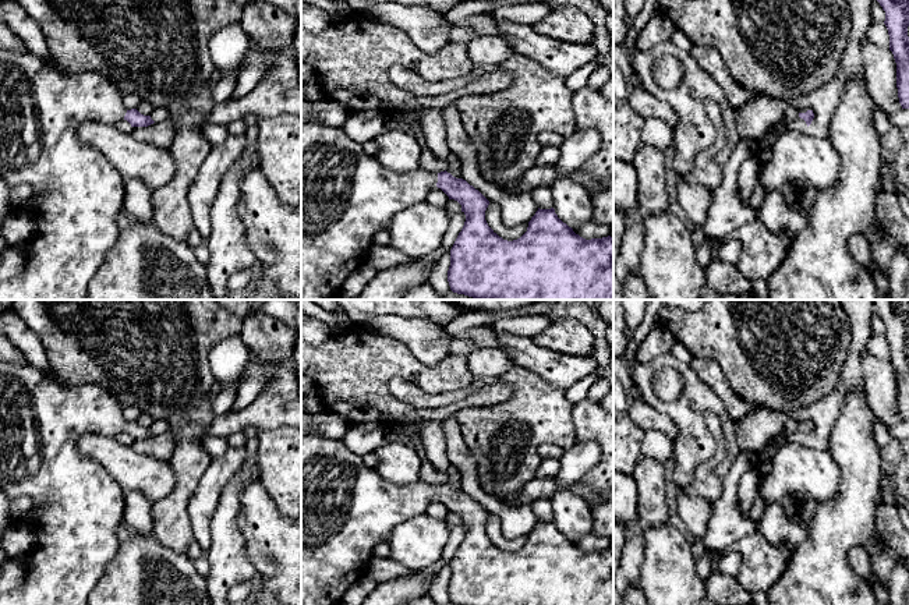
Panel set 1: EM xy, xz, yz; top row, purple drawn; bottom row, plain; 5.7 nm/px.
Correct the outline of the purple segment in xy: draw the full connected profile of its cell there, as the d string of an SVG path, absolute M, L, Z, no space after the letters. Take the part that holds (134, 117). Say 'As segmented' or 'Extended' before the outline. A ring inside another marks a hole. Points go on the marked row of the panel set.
Extended. M0 49L0 176L10 187L21 184L31 184L33 187L33 197L40 197L38 206L29 210L35 223L35 230L28 240L28 254L25 255L25 266L20 276L0 283L0 300L86 300L88 284L99 266L103 263L109 251L119 240L120 229L117 226L117 216L124 212L125 181L109 160L96 149L85 145L78 138L78 128L86 121L99 121L103 124L117 124L127 120L131 127L148 127L155 121L151 116L141 114L137 109L127 110L123 105L123 93L110 82L109 78L96 72L81 72L66 75L47 66L43 60L29 52L14 52Z

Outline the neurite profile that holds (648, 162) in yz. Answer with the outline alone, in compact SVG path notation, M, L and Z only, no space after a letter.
M640 144L633 166L637 177L639 208L648 213L668 212L665 155L654 146Z

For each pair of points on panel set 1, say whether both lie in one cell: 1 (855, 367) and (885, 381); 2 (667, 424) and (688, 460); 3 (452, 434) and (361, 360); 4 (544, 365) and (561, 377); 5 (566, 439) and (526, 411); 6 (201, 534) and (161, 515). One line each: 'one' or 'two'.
1: two
2: two
3: two
4: one
5: one
6: two

